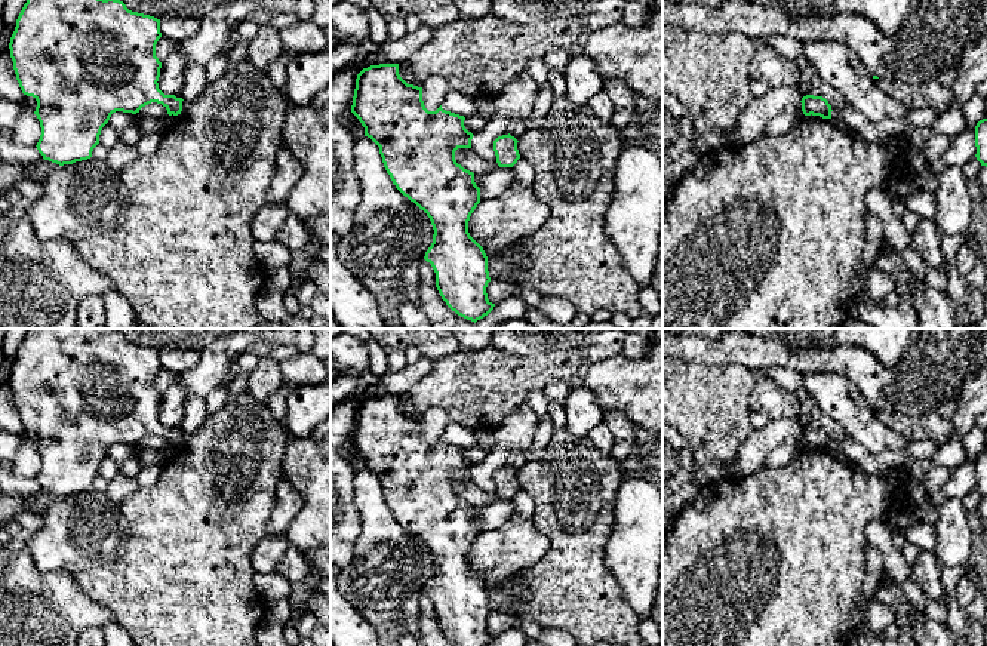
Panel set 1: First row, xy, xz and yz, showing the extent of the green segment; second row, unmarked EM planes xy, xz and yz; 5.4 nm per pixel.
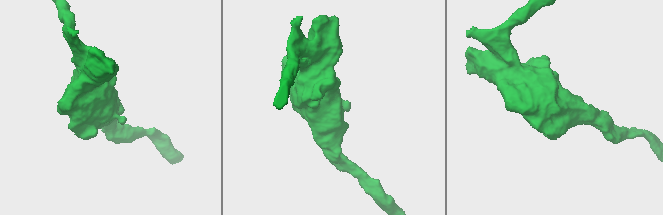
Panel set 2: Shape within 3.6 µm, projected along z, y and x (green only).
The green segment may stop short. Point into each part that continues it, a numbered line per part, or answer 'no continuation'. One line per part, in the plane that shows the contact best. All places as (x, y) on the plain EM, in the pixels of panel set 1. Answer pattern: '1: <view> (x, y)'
no continuation

